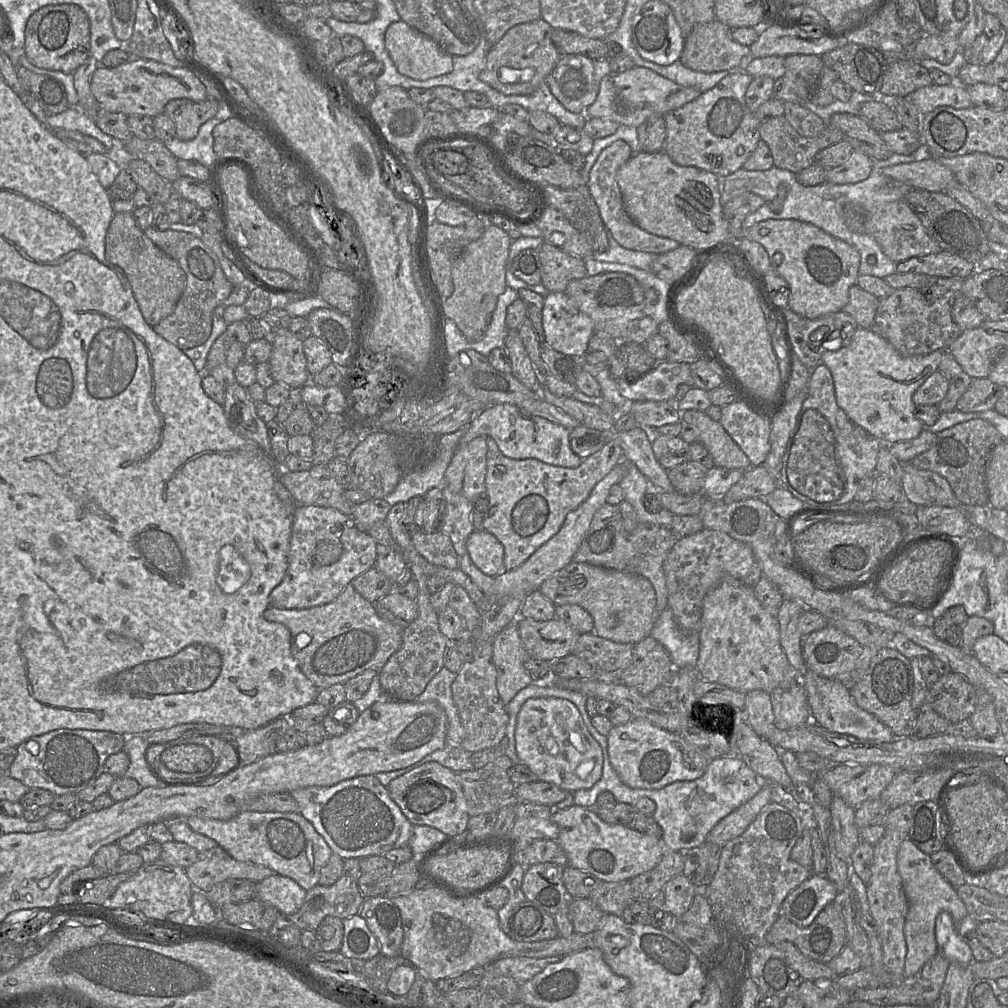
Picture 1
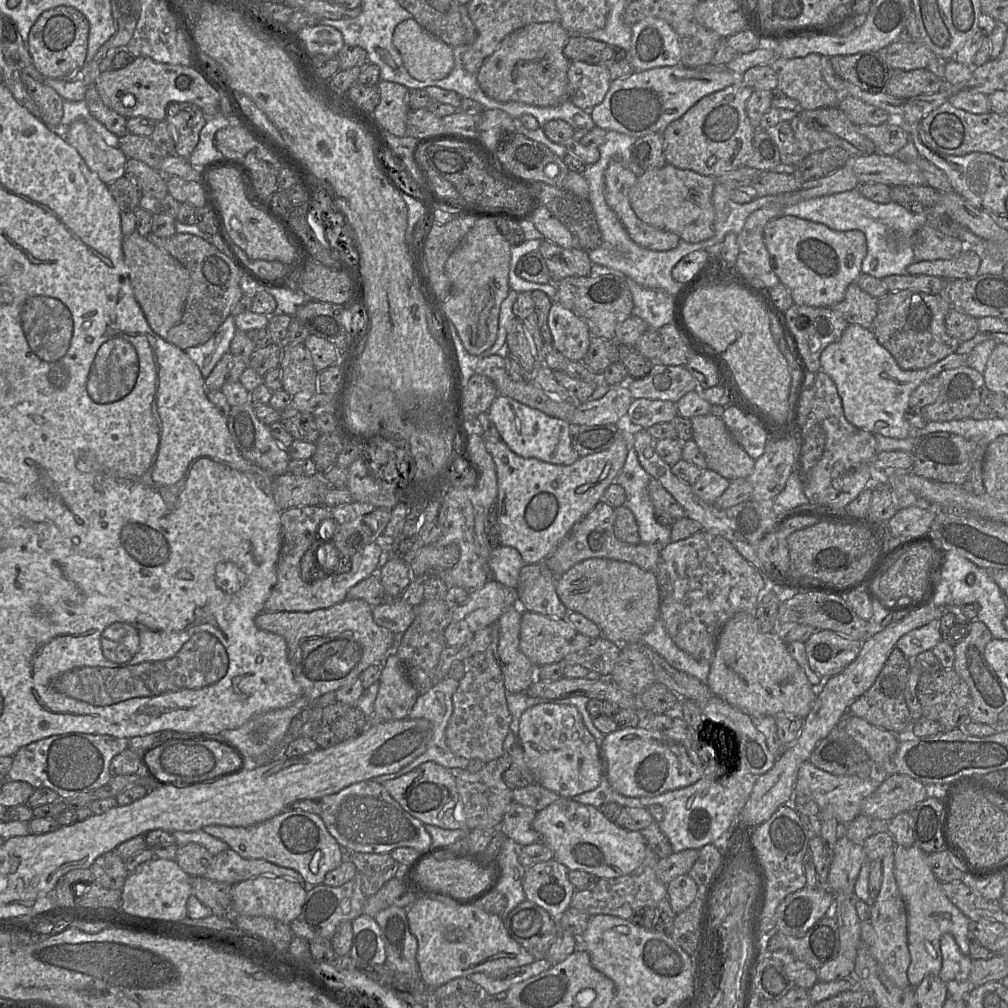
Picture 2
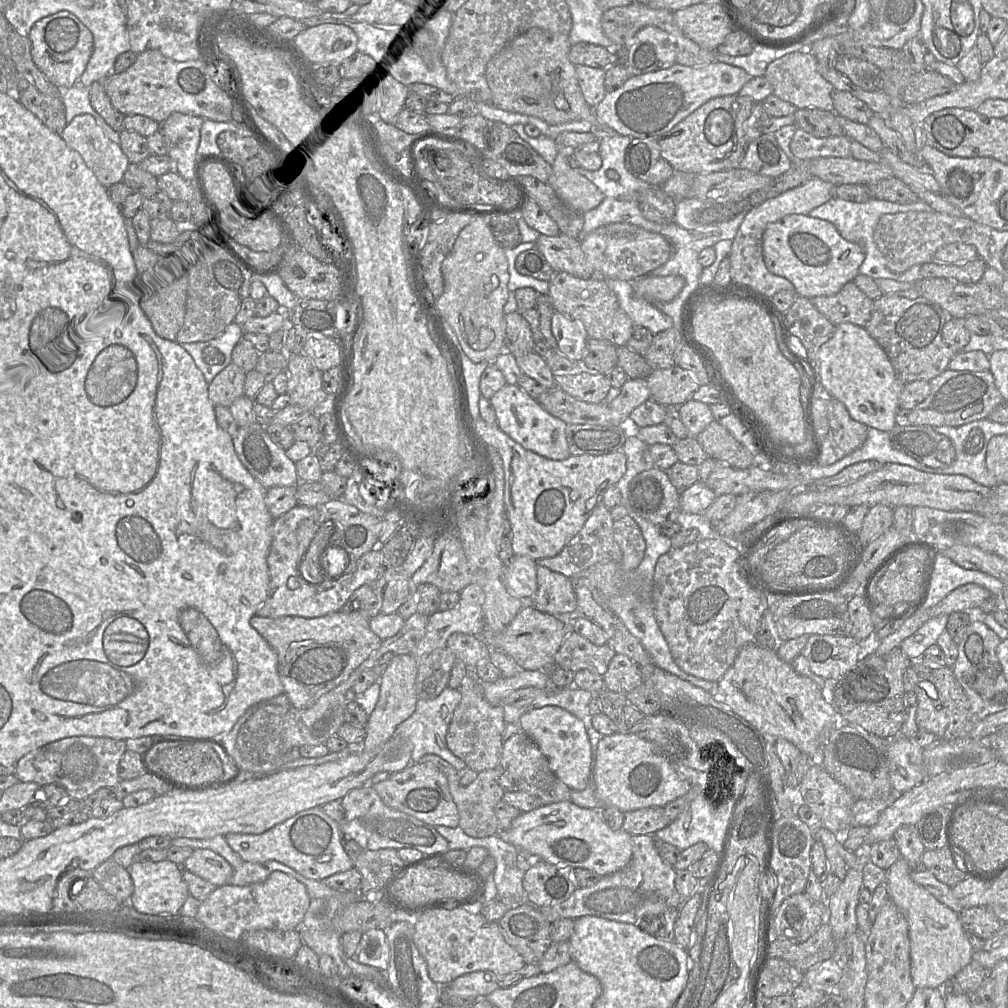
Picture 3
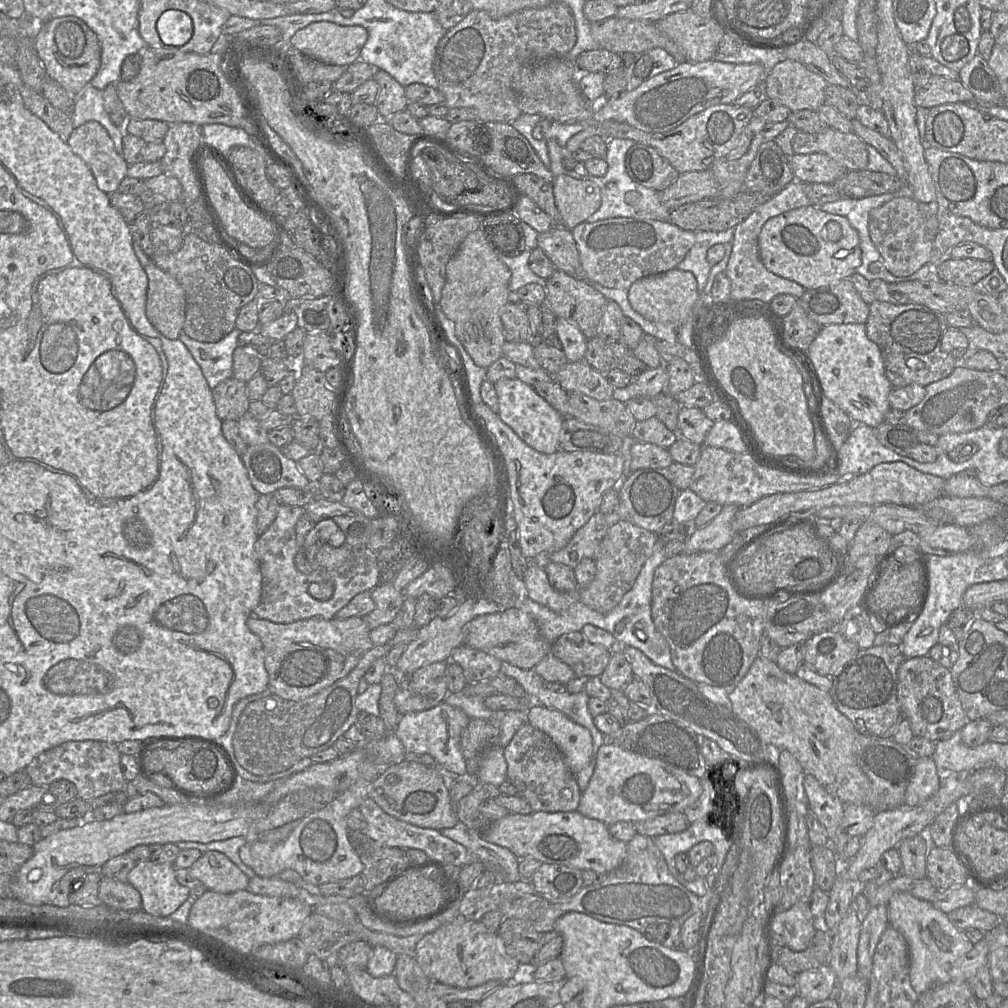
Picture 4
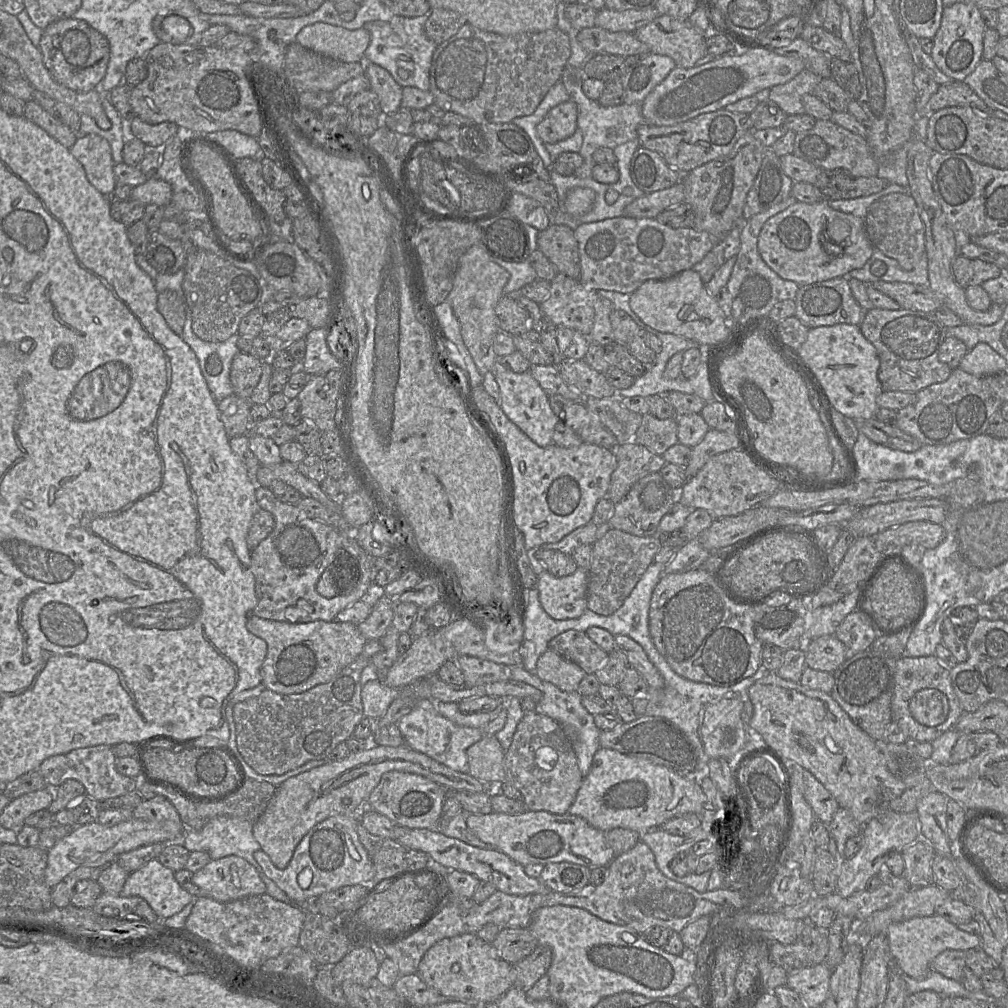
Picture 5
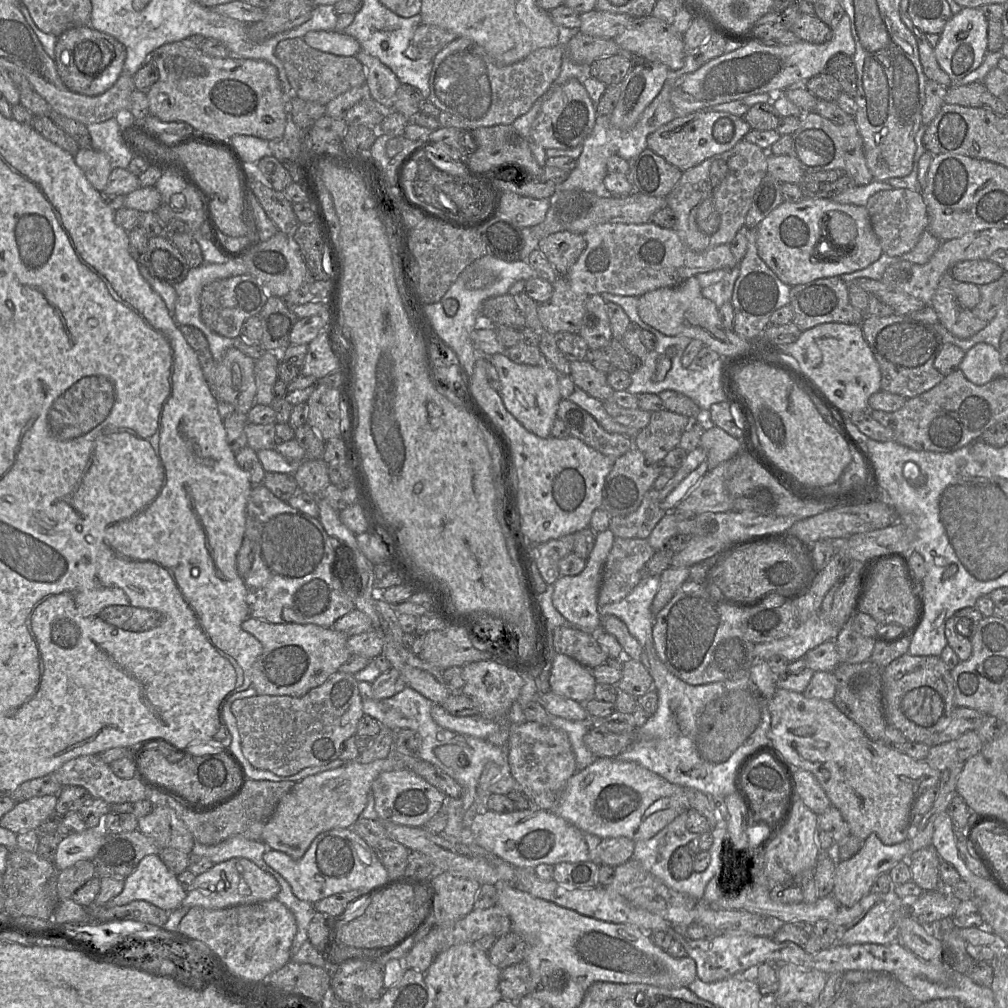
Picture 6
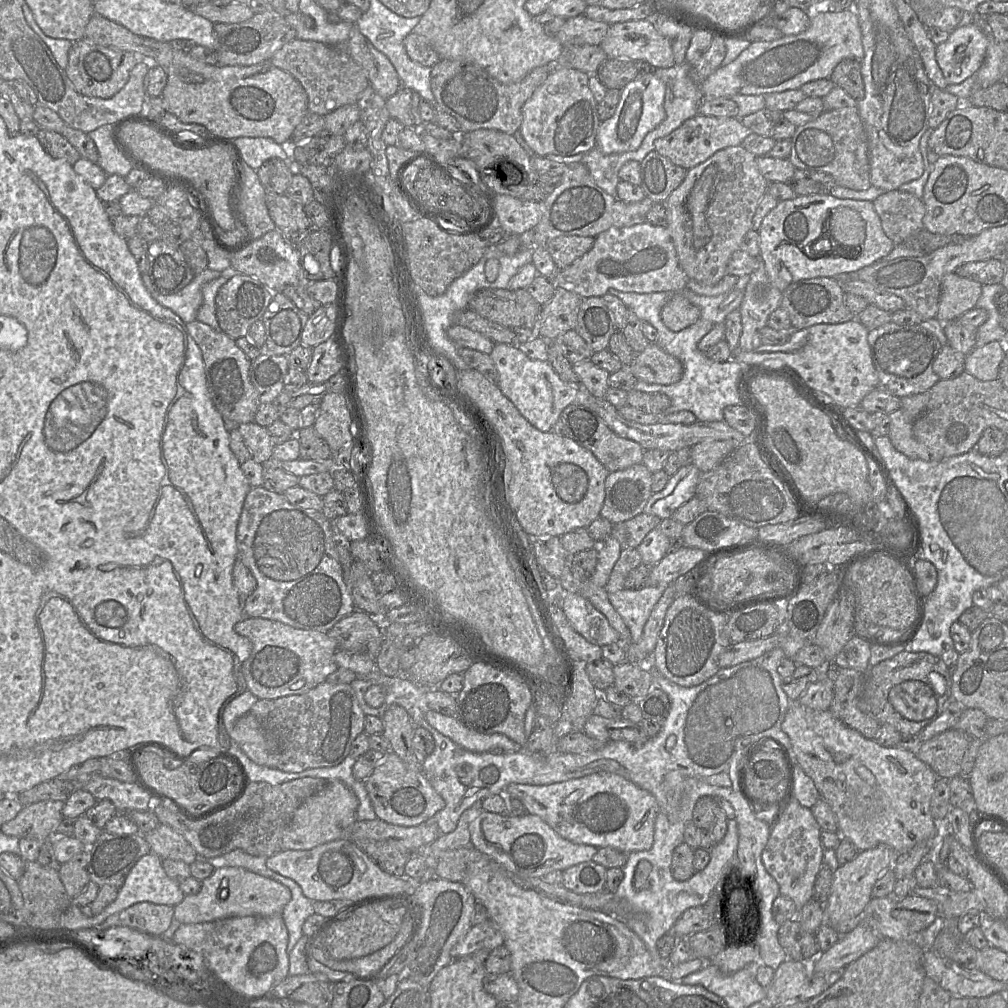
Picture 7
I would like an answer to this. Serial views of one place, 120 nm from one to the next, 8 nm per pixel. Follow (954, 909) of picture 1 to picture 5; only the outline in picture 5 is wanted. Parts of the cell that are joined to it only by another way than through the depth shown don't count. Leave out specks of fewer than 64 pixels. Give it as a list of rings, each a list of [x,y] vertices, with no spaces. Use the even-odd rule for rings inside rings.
[[[936,914],[892,923],[888,927],[887,937],[893,963],[905,975],[916,980],[922,980],[928,975],[932,961],[945,950],[968,951],[981,947],[980,936],[962,931],[957,925]]]

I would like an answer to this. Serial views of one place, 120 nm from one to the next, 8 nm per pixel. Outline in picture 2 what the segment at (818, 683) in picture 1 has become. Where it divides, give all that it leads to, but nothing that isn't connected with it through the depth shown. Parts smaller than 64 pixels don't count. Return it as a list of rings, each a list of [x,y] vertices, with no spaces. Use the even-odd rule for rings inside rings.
[[[849,713],[845,714],[837,726],[842,727],[875,762],[879,779],[895,772],[892,757],[900,743],[897,735]]]

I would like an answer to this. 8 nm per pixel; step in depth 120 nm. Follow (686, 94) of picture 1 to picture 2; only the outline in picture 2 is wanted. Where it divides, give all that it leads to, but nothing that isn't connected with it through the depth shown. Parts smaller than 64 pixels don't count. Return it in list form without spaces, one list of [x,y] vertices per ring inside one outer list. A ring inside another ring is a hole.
[[[683,65],[664,66],[645,71],[633,71],[629,76],[611,81],[603,101],[590,110],[596,126],[604,130],[617,131],[636,138],[663,131],[675,120],[682,117],[703,97],[720,91],[739,81],[739,75],[729,71],[710,71],[687,68]]]

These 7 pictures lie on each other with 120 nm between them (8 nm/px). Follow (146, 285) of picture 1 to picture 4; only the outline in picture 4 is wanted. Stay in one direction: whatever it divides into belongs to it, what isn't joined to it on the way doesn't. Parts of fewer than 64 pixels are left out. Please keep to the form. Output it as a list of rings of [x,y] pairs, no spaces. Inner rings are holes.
[[[152,261],[144,267],[148,278],[146,314],[163,336],[176,340],[186,316],[186,296],[183,287],[170,274]]]

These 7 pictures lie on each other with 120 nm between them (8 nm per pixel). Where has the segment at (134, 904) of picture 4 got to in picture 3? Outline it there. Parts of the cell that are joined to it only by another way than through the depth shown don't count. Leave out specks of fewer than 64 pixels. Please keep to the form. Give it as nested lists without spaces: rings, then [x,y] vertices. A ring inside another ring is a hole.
[[[109,858],[92,871],[92,877],[120,903],[129,902],[134,885],[127,868]]]

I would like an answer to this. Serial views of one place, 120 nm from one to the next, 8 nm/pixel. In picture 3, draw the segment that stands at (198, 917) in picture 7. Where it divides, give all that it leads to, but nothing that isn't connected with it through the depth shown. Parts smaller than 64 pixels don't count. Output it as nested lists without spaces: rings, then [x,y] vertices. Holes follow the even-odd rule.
[[[194,849],[182,869],[209,881],[216,887],[230,883],[234,868],[219,854],[210,849]]]

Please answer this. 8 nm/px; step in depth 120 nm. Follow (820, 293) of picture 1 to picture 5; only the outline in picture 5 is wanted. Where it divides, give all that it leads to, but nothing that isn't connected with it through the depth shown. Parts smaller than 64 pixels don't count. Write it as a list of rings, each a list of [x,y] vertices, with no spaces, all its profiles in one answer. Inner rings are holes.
[[[822,200],[817,203],[794,202],[785,210],[768,219],[764,223],[758,237],[758,251],[764,262],[781,278],[793,281],[799,286],[822,282],[836,277],[843,277],[854,269],[860,269],[870,259],[873,250],[874,247],[865,231],[864,220],[852,214],[834,210],[830,207],[828,202]],[[837,218],[850,224],[851,234],[841,242],[840,247],[843,248],[843,252],[839,255],[833,255],[825,250],[822,245],[822,239],[824,244],[830,248],[837,244],[830,244],[830,242],[826,240],[825,234],[824,236],[822,234],[827,224]]]

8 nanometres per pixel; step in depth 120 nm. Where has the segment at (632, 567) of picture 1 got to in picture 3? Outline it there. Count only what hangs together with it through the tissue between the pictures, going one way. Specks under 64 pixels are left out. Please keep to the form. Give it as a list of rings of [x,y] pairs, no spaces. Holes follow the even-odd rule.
[[[600,504],[591,513],[580,531],[555,556],[535,560],[538,565],[558,572],[568,578],[575,577],[579,572],[601,562],[613,560],[620,562],[622,551],[614,539],[613,522],[610,509]]]

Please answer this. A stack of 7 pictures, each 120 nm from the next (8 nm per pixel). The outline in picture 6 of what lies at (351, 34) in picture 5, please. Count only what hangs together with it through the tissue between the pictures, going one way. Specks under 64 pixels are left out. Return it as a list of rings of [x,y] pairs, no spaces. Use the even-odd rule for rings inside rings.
[[[309,31],[303,40],[316,50],[337,56],[356,56],[361,50],[360,43],[344,32]]]

